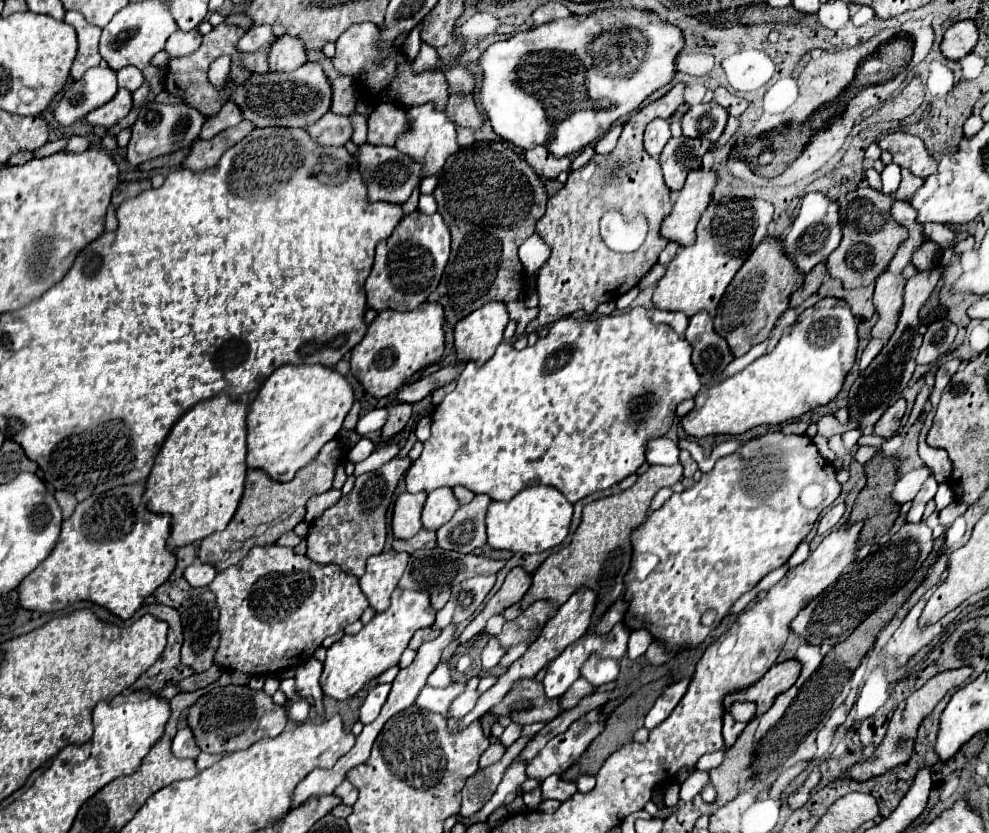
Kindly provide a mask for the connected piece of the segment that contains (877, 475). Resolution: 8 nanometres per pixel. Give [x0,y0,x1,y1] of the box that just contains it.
[847,453,899,545]

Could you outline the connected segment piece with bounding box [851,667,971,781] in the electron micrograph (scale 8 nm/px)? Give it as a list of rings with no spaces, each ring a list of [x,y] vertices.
[[[969,667],[951,669],[951,671],[941,671],[941,673],[937,673],[935,677],[931,677],[921,689],[917,689],[913,695],[909,695],[909,697],[897,707],[897,711],[895,711],[895,715],[893,715],[893,719],[891,719],[891,723],[889,723],[889,729],[887,729],[881,745],[873,751],[873,755],[871,755],[867,761],[863,761],[863,763],[859,763],[859,765],[855,765],[855,767],[851,769],[853,779],[855,779],[855,781],[867,781],[867,779],[871,779],[871,777],[877,777],[877,775],[883,775],[883,773],[895,769],[895,767],[901,765],[901,763],[907,763],[907,761],[911,759],[911,755],[913,755],[915,737],[917,737],[917,729],[919,729],[921,721],[935,709],[935,705],[945,697],[947,691],[951,691],[951,689],[955,689],[955,687],[961,687],[969,675],[971,675],[971,669],[969,669]]]

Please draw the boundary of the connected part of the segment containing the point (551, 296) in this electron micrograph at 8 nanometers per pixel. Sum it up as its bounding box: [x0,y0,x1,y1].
[527,83,685,333]

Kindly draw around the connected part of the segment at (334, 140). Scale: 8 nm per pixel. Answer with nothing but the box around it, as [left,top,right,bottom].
[305,111,351,145]

